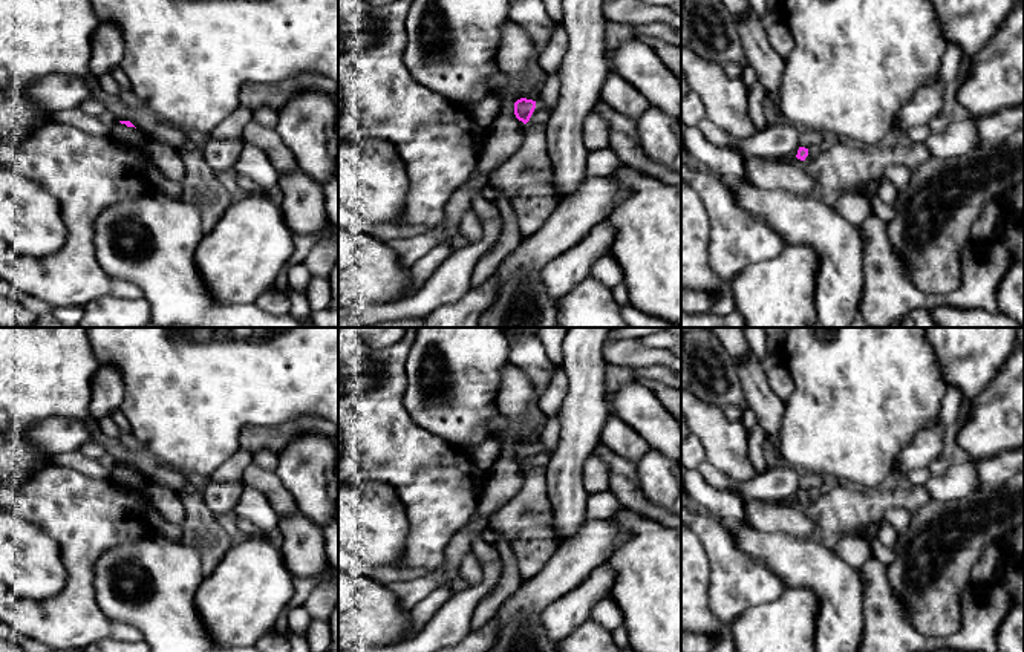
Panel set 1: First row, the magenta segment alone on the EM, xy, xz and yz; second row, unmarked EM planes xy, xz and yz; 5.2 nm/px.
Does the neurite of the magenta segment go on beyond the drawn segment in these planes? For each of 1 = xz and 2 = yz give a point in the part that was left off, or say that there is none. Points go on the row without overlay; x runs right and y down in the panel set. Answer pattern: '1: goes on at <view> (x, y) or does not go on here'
1: goes on at xz (541, 458)
2: goes on at yz (813, 495)

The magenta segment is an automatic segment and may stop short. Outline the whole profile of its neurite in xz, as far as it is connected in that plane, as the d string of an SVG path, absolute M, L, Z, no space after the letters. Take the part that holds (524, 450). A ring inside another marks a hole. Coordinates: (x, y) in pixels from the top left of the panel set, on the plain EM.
M520 441L514 445L514 458L523 467L528 464L545 467L550 461L550 455L545 450L539 450L536 444L527 441Z

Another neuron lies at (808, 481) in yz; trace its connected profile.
M804 473L799 478L799 490L811 491L811 490L819 490L822 488L822 476L816 473Z

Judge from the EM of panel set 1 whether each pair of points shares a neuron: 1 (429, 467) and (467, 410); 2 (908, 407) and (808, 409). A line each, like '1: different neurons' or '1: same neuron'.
1: different neurons
2: same neuron

